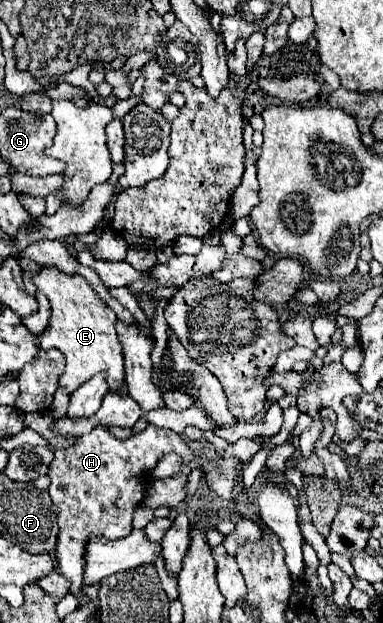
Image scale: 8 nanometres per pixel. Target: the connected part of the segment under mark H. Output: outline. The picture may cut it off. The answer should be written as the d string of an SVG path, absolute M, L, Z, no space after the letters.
M99 425L91 433L79 437L69 449L55 451L55 459L47 473L51 479L49 495L59 509L59 539L55 551L59 569L71 581L71 593L79 597L81 605L91 601L89 597L81 595L85 565L83 553L87 537L127 537L133 531L133 513L145 497L143 473L153 469L157 461L167 453L179 455L185 463L195 457L189 445L177 433L155 425L147 425L145 431L125 441L115 439L107 427Z

